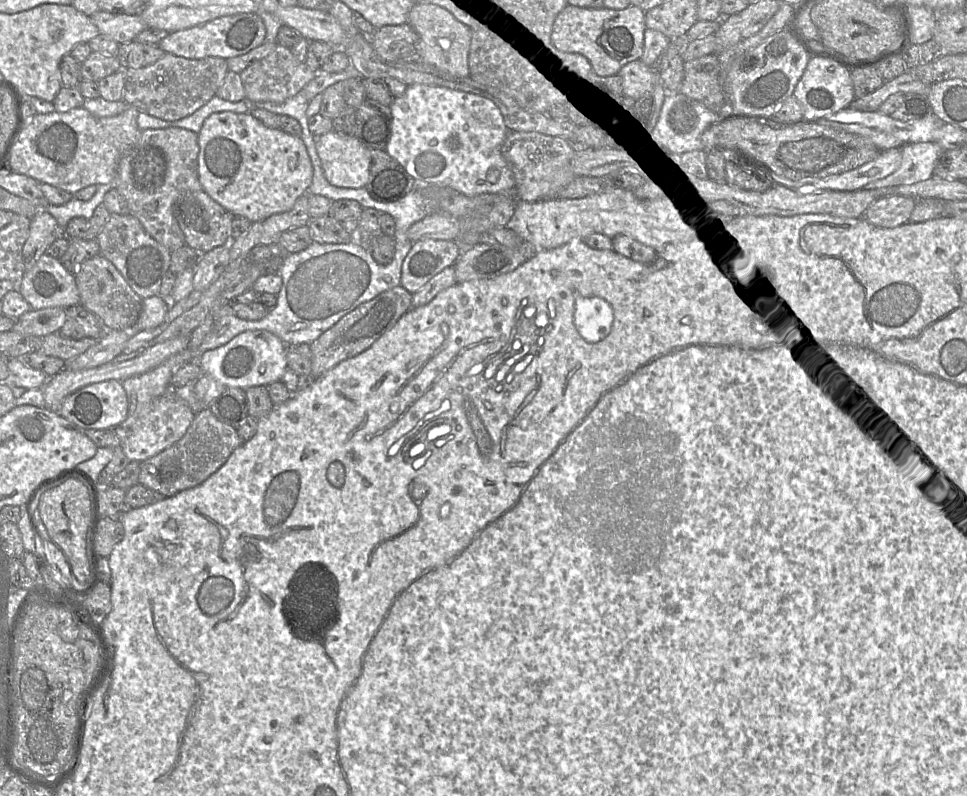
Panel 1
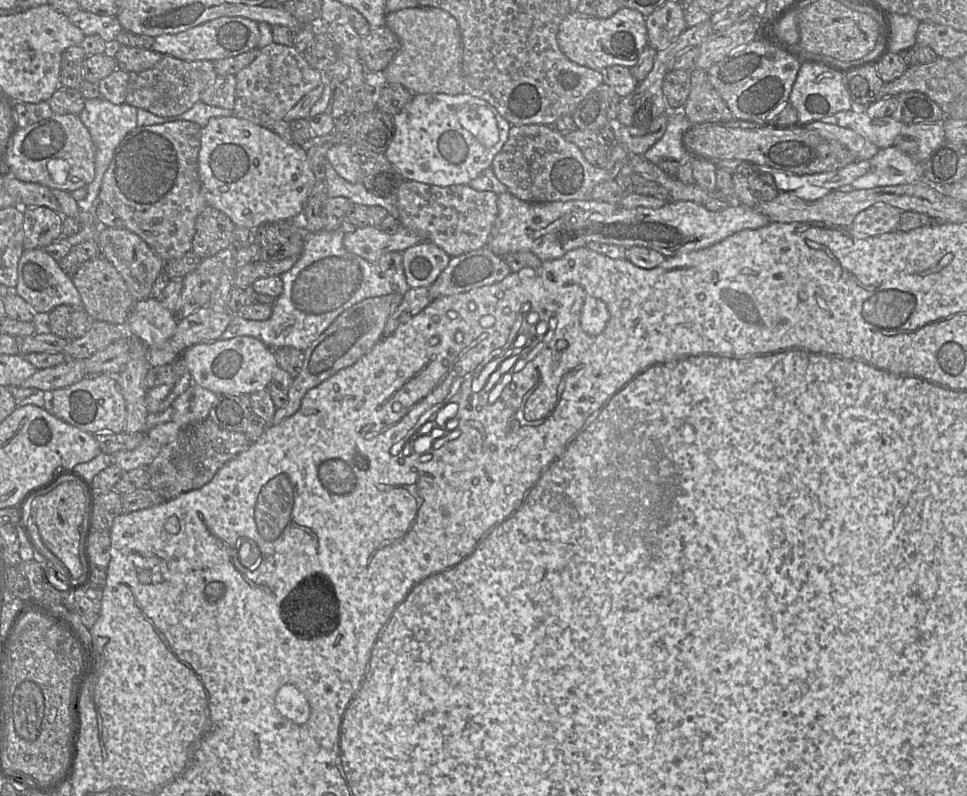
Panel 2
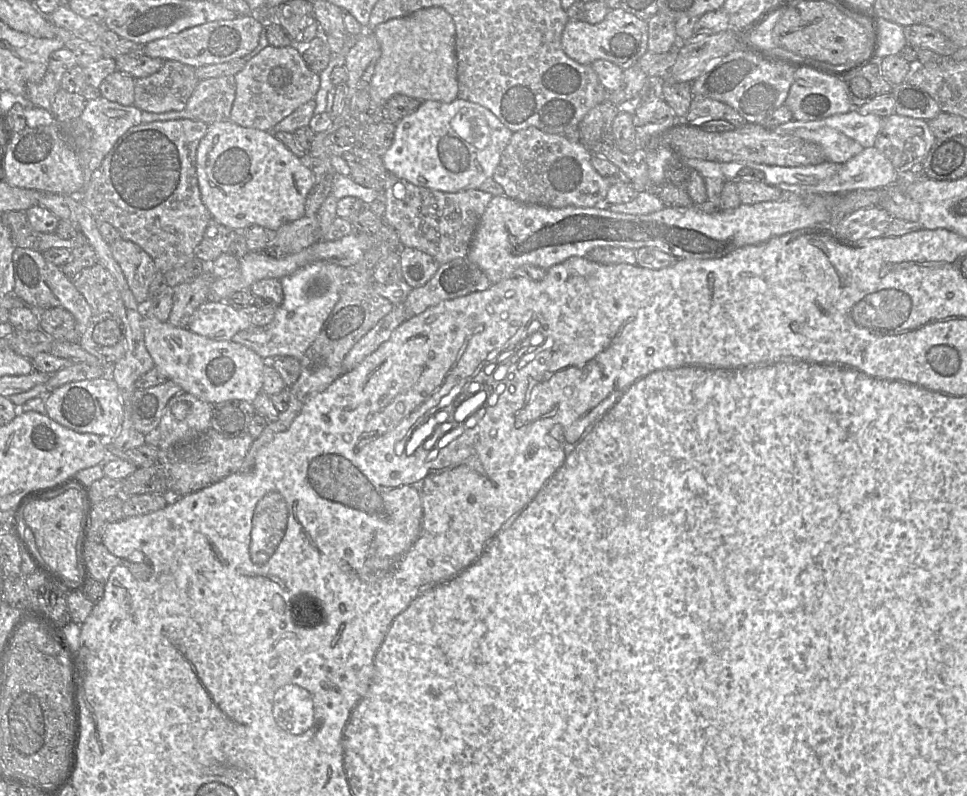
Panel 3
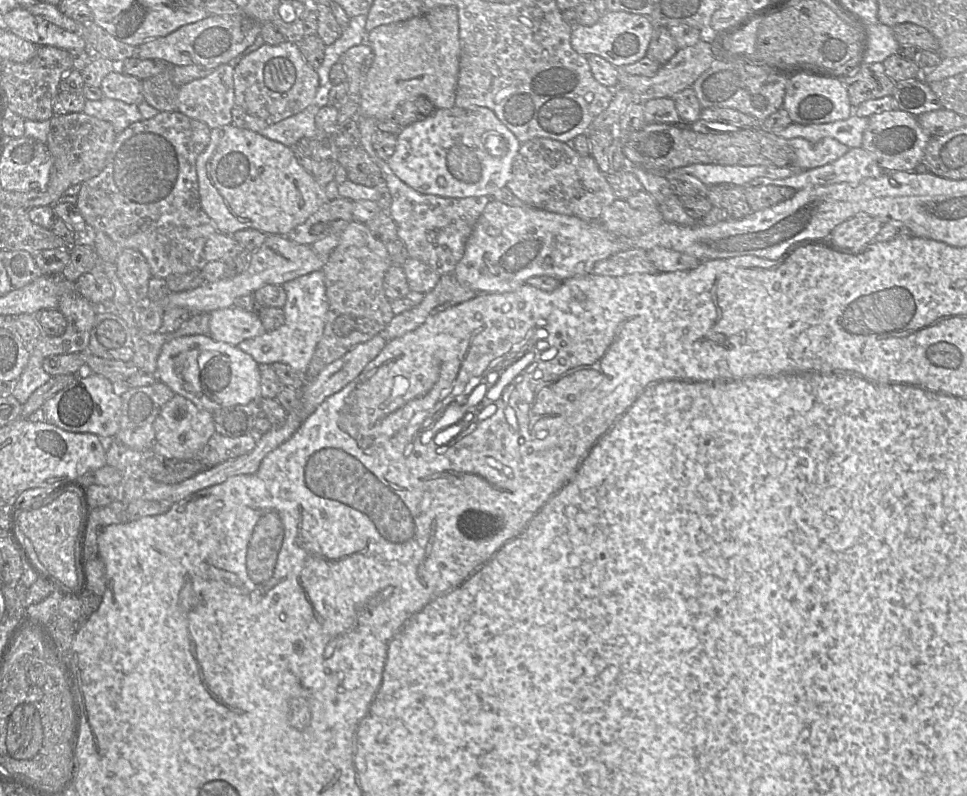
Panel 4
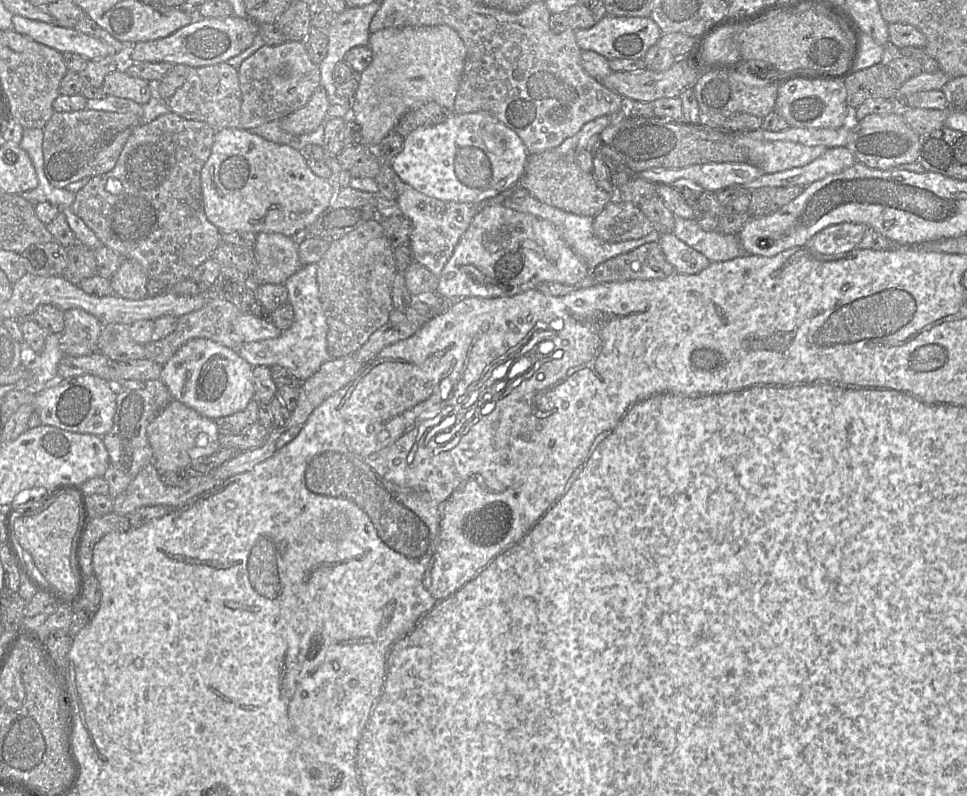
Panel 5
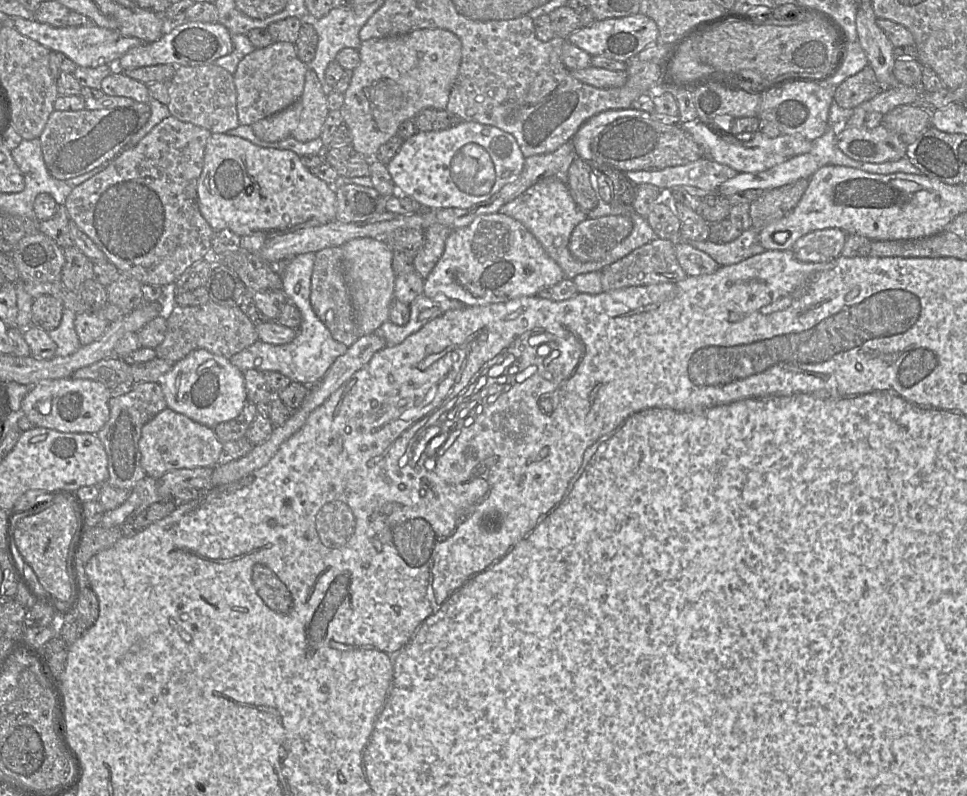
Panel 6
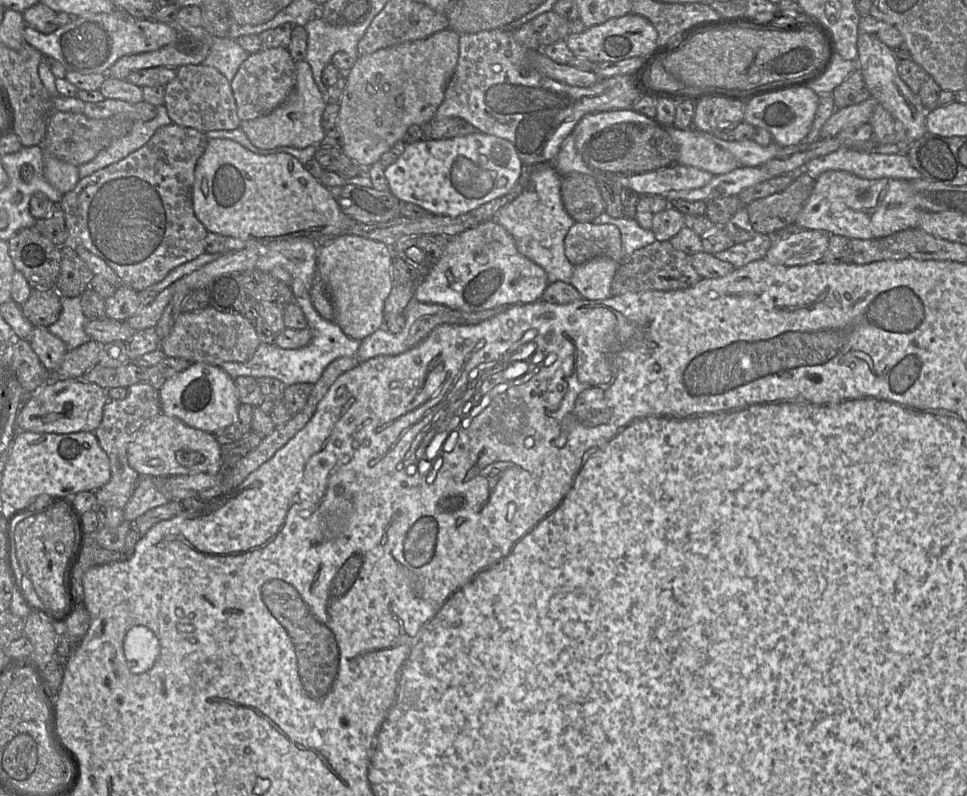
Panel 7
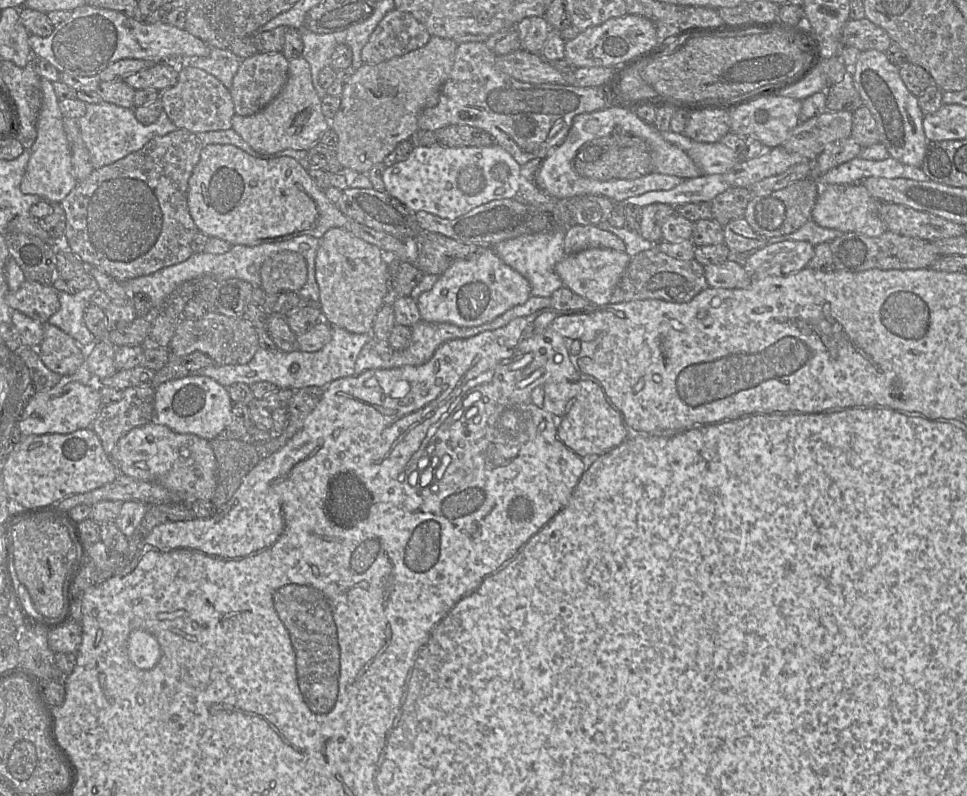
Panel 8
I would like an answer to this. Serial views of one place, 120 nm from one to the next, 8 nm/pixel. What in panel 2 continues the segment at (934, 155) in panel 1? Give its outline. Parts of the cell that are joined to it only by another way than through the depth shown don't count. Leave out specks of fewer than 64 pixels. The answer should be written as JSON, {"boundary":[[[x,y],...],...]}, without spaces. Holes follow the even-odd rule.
{"boundary":[[[899,148],[880,149],[870,159],[870,170],[852,182],[855,189],[923,182],[923,163],[913,160]]]}

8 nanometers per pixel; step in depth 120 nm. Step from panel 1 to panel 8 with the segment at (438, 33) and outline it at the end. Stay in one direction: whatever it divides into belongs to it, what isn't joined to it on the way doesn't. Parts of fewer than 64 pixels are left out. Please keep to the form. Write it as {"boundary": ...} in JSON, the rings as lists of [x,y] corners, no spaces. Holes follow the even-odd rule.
{"boundary":[[[432,36],[427,44],[403,56],[376,65],[364,64],[359,67],[343,85],[340,95],[341,105],[330,122],[330,127],[338,136],[336,154],[344,170],[348,173],[367,174],[377,163],[382,163],[396,146],[410,139],[418,129],[418,118],[427,108],[439,102],[442,86],[448,79],[455,61],[458,44],[448,38]]]}

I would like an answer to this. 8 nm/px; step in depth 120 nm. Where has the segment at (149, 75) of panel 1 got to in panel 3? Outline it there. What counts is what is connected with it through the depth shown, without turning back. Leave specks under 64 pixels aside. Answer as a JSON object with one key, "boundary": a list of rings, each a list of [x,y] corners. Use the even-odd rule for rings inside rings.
{"boundary":[[[166,60],[159,71],[135,79],[133,105],[152,113],[182,111],[199,81],[194,67]]]}

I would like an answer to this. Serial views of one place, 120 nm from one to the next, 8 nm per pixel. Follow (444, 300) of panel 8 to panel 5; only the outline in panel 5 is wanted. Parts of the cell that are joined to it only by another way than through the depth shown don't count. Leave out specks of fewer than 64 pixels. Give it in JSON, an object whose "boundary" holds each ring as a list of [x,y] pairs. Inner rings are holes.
{"boundary":[[[499,205],[482,207],[461,236],[439,276],[437,294],[453,304],[467,297],[514,296],[542,282],[577,285],[591,273],[548,220]]]}

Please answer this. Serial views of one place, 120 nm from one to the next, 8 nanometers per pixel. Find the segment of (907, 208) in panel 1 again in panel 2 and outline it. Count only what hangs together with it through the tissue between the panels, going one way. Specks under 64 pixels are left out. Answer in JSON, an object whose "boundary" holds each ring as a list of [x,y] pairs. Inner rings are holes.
{"boundary":[[[878,204],[861,211],[850,229],[859,236],[879,236],[894,231],[900,222],[902,210],[889,204]]]}

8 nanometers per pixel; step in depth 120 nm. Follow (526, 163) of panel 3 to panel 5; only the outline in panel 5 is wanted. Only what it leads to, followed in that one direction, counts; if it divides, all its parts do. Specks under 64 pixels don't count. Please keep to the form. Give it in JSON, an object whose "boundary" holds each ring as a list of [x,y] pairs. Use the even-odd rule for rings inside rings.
{"boundary":[[[555,150],[530,154],[525,173],[517,185],[545,204],[582,216],[594,217],[614,198],[614,190],[602,188],[593,173],[583,171],[575,161],[566,161]]]}

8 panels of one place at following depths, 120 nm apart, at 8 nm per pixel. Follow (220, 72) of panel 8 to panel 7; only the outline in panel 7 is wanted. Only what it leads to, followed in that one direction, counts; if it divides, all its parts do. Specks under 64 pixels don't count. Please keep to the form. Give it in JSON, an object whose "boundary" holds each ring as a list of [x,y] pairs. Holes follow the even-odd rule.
{"boundary":[[[213,37],[209,54],[201,64],[215,67],[231,82],[241,63],[249,55],[236,39]]]}

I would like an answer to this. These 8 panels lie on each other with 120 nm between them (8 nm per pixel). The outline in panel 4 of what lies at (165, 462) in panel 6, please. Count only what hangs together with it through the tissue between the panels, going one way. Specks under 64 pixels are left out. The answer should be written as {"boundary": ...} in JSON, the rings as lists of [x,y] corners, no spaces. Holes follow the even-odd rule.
{"boundary":[[[177,393],[162,407],[153,427],[155,441],[151,450],[180,460],[194,459],[216,432],[212,412]]]}

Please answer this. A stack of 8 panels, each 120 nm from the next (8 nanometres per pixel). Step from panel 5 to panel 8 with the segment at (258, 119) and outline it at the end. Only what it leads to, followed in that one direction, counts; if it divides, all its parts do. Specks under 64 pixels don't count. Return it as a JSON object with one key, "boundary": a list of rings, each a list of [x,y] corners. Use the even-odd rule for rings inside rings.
{"boundary":[[[257,52],[245,58],[233,77],[230,93],[235,113],[252,115],[266,107],[282,90],[288,78],[289,60],[282,52]]]}

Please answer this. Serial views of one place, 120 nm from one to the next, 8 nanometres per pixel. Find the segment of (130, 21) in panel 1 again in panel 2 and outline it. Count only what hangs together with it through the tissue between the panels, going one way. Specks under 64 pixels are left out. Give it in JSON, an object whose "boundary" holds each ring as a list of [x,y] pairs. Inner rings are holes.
{"boundary":[[[80,9],[68,15],[68,18],[85,36],[99,35],[112,47],[115,45],[115,38],[123,30],[116,16],[101,16]]]}

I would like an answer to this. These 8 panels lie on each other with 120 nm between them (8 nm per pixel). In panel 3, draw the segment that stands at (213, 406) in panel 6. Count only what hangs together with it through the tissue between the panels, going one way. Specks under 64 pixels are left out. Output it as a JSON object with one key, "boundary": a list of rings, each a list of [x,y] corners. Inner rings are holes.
{"boundary":[[[144,315],[141,321],[145,346],[155,367],[167,377],[199,399],[217,403],[242,399],[253,403],[263,391],[263,370],[267,363],[250,348],[232,340],[213,340],[189,330]]]}

